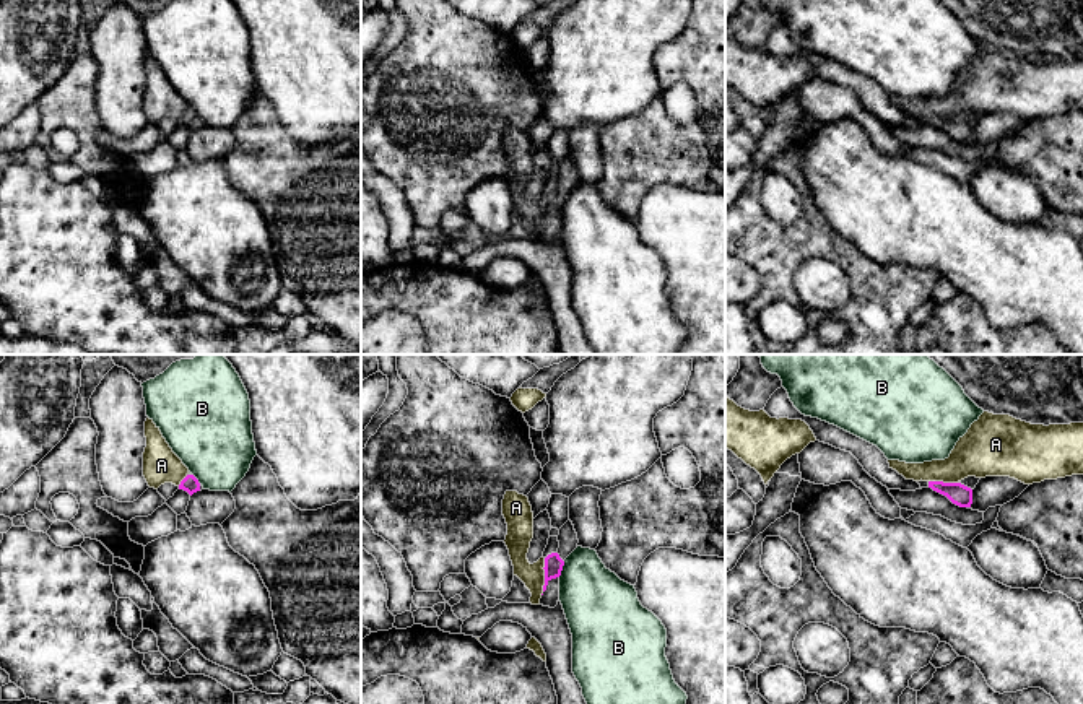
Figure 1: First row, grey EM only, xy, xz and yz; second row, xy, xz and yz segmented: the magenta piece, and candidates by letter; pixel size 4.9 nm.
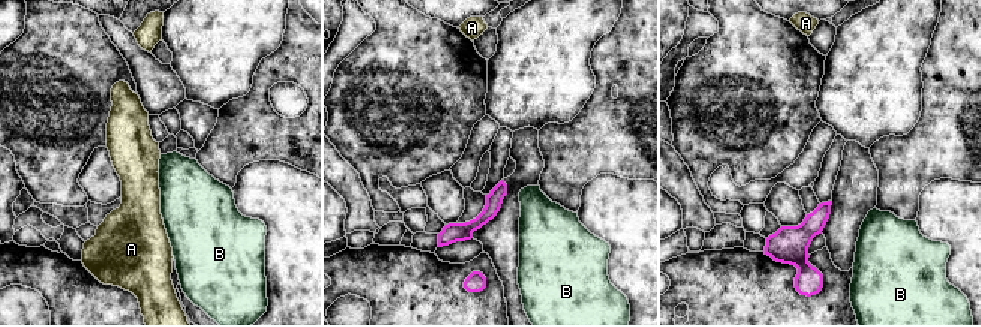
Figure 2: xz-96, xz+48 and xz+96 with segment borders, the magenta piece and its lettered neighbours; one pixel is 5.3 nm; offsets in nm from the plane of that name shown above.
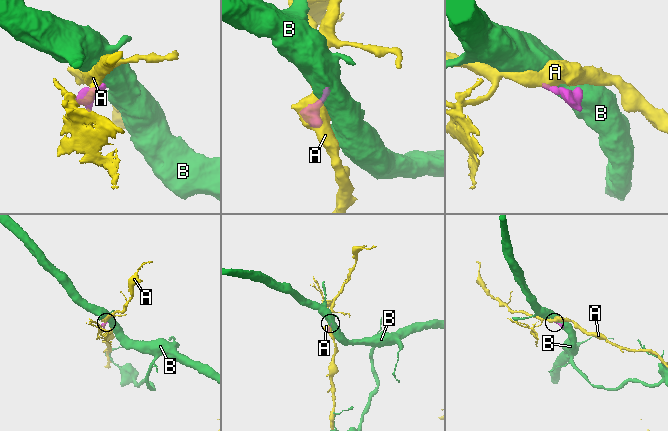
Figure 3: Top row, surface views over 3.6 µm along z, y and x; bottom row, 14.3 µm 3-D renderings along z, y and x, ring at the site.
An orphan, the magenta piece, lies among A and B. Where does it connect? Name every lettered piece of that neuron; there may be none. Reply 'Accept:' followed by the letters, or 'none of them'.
Accept: none of them

